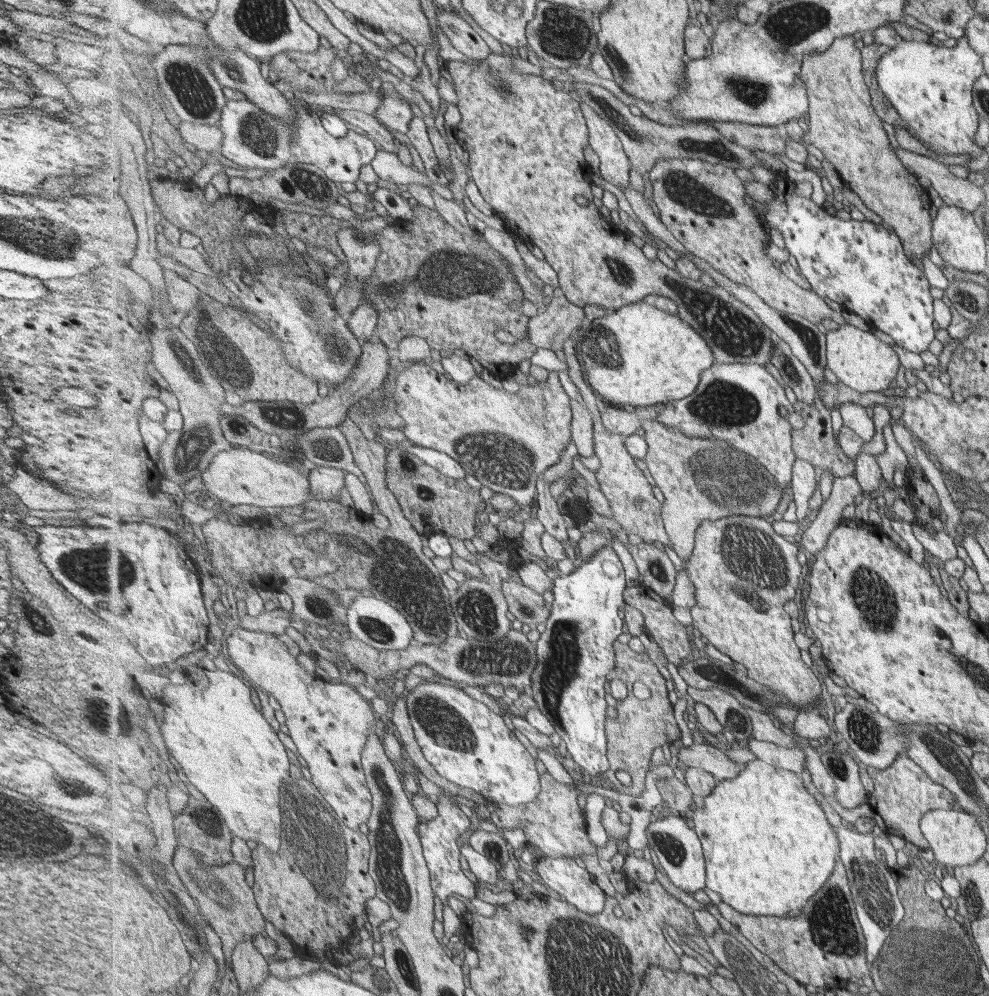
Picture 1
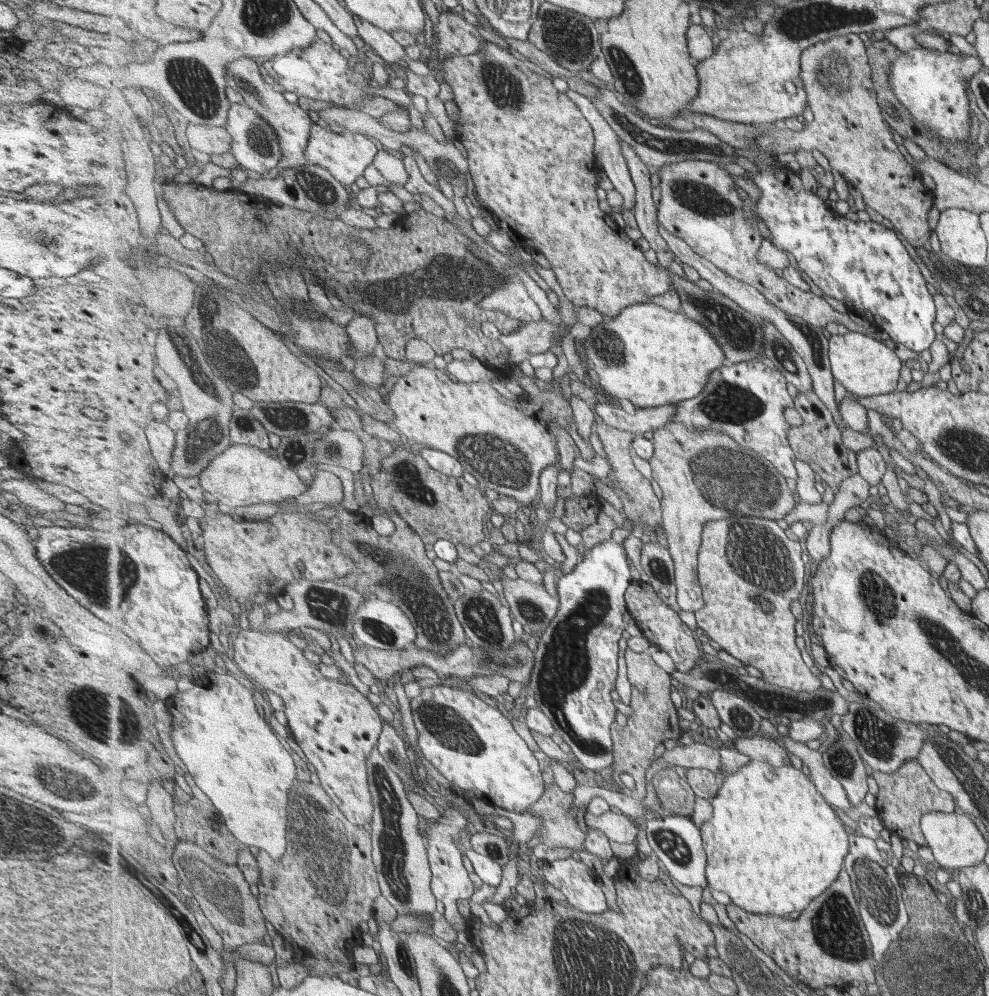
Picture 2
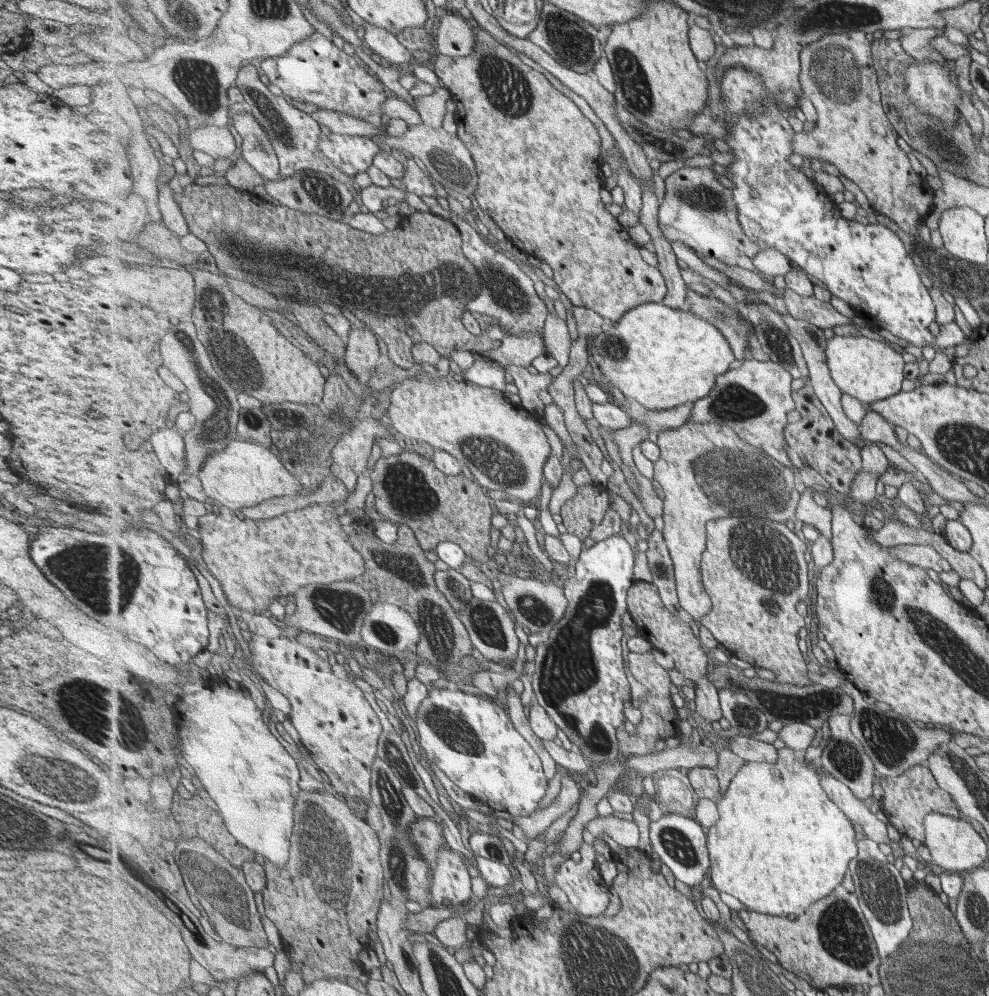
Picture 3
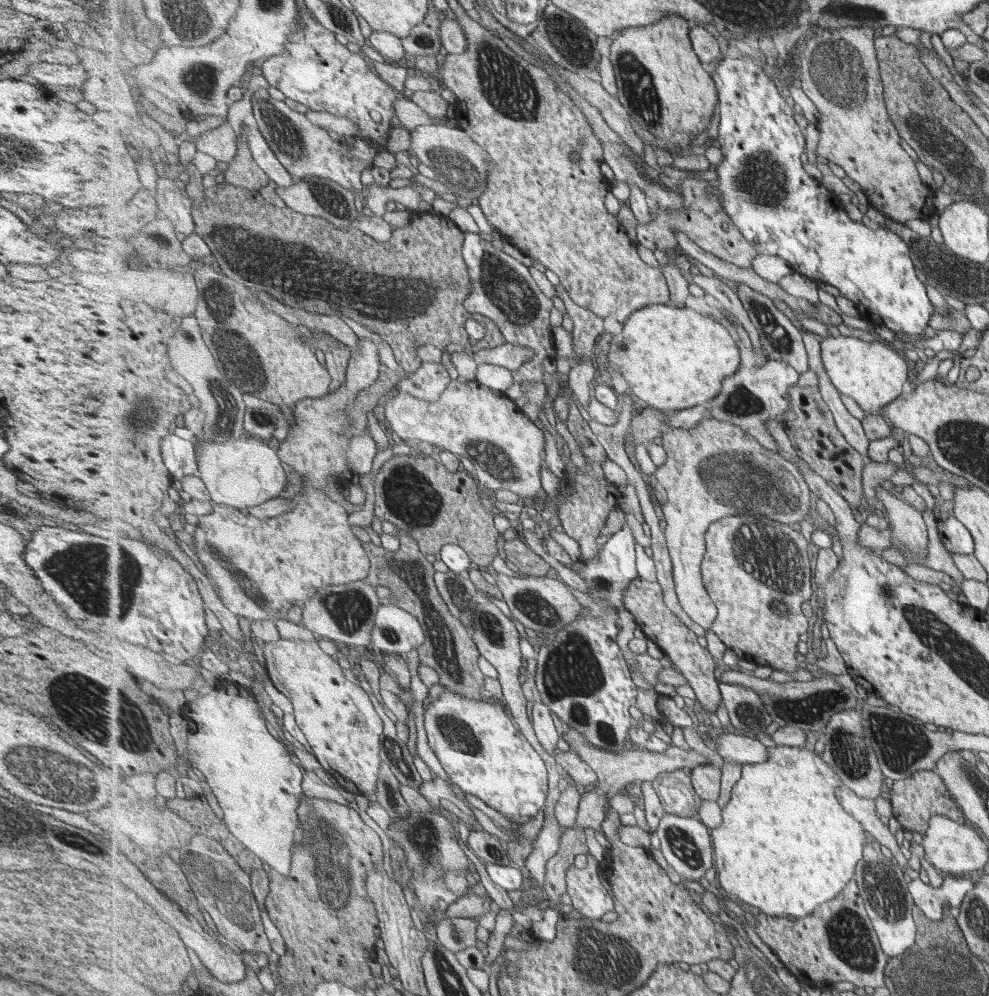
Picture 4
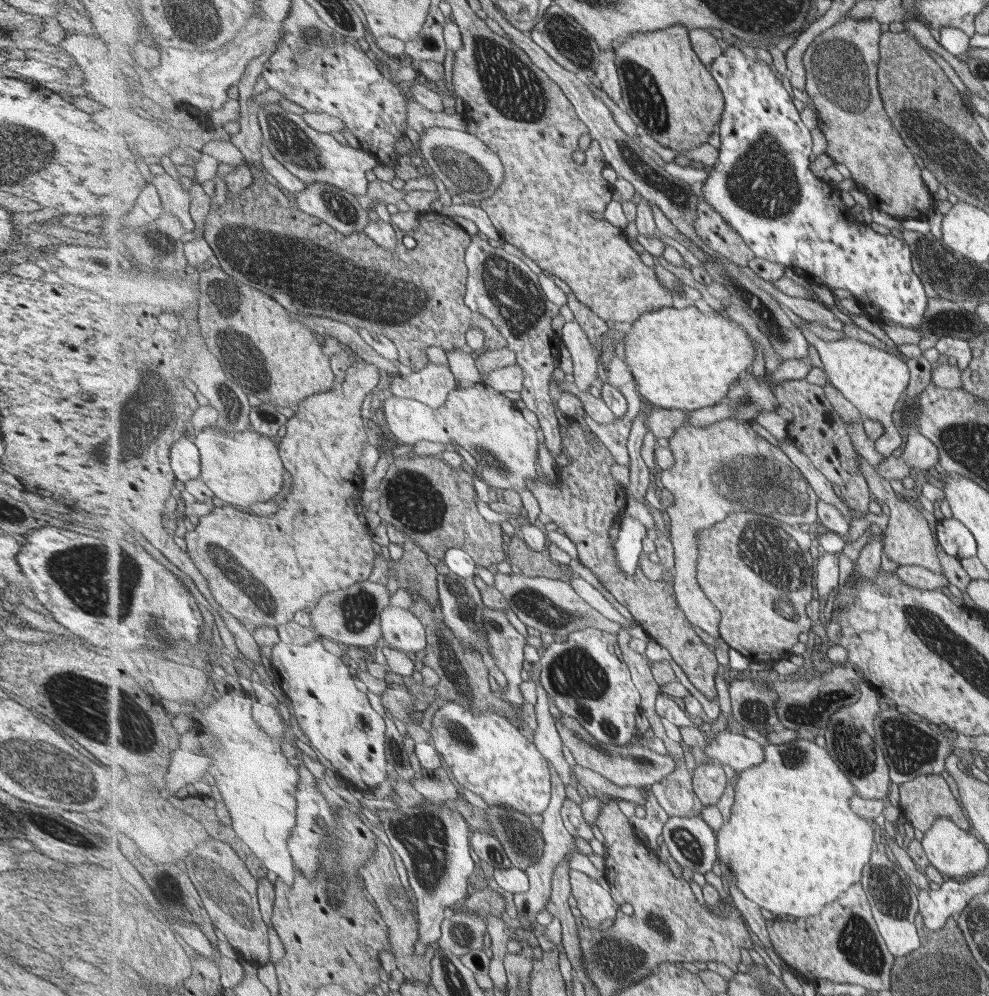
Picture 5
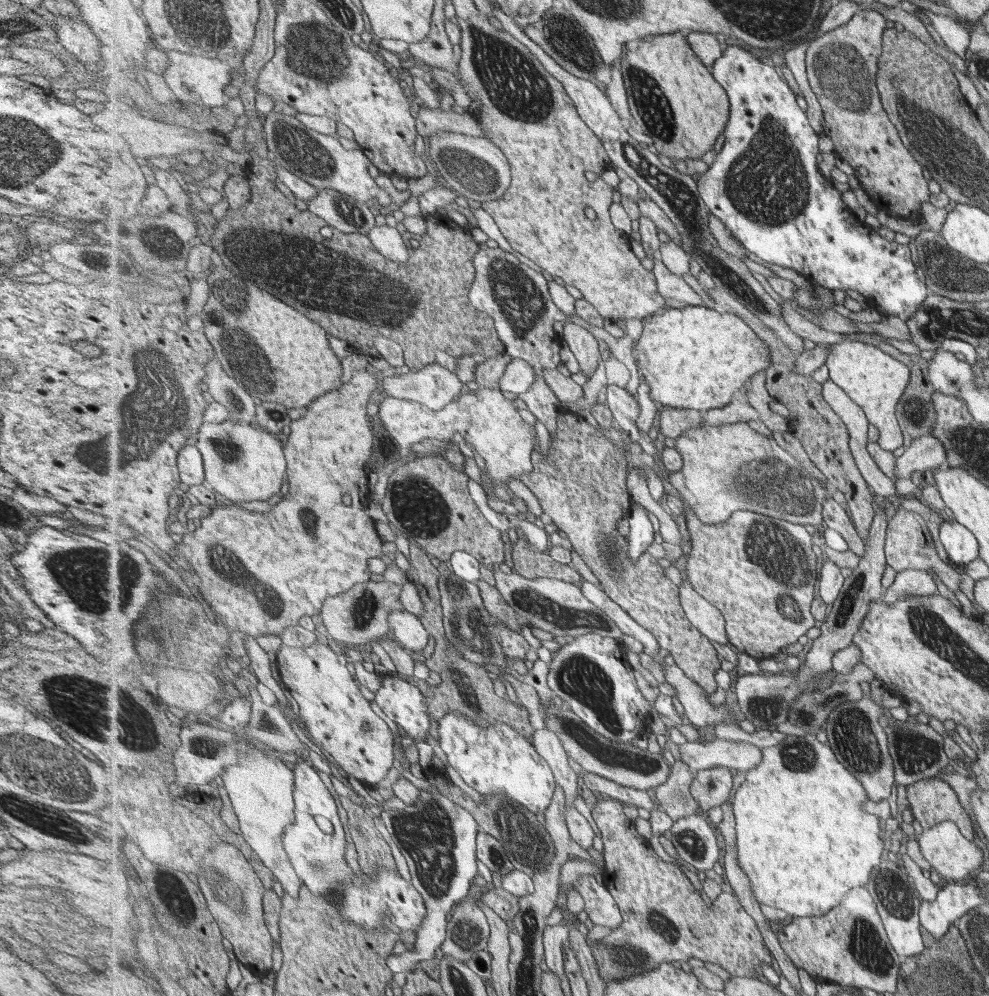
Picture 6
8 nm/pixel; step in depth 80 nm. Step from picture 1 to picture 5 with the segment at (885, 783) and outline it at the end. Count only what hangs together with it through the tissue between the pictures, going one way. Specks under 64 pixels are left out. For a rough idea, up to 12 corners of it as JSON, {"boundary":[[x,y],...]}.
{"boundary":[[944,775],[901,784],[906,827],[927,833],[947,818],[965,833],[971,824]]}

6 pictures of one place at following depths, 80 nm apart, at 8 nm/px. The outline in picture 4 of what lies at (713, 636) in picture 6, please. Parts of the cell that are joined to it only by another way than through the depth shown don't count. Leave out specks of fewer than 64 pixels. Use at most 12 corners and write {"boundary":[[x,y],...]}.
{"boundary":[[731,422],[665,425],[651,480],[675,594],[711,631],[701,576],[725,516],[807,520],[794,459]]}

